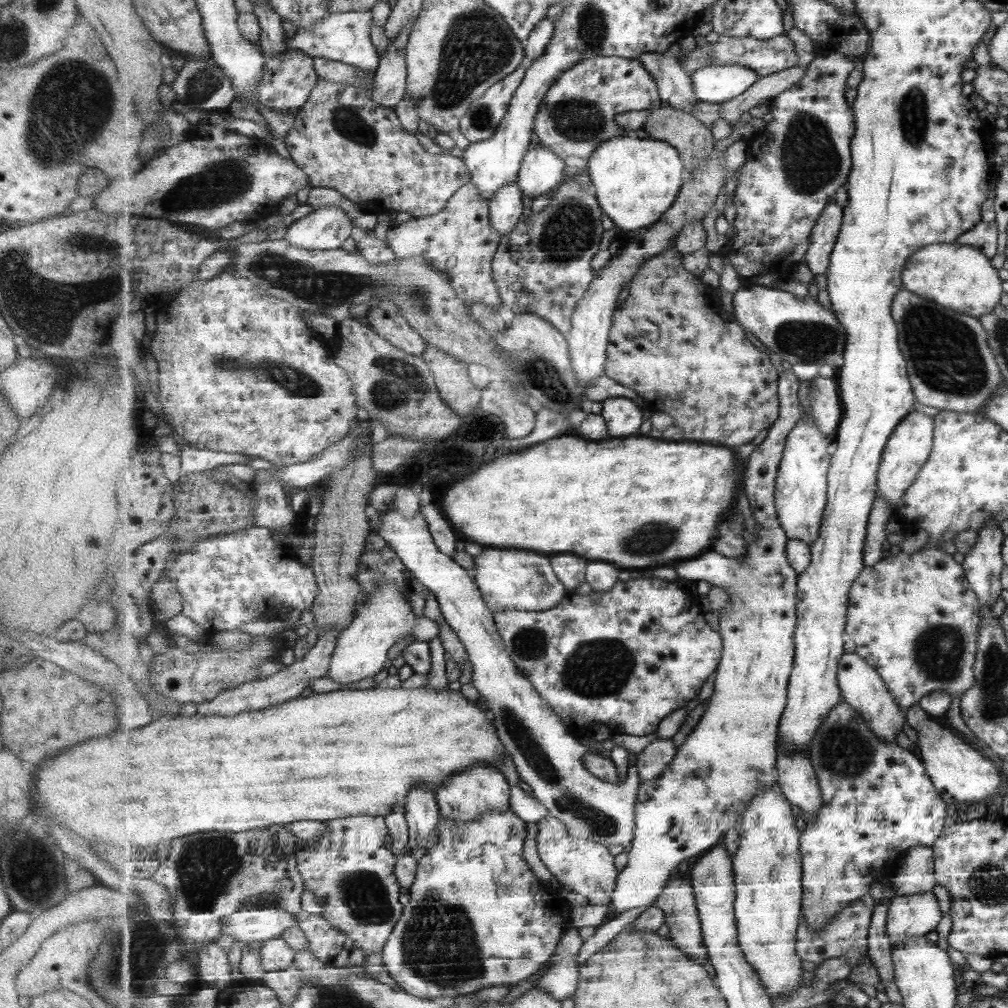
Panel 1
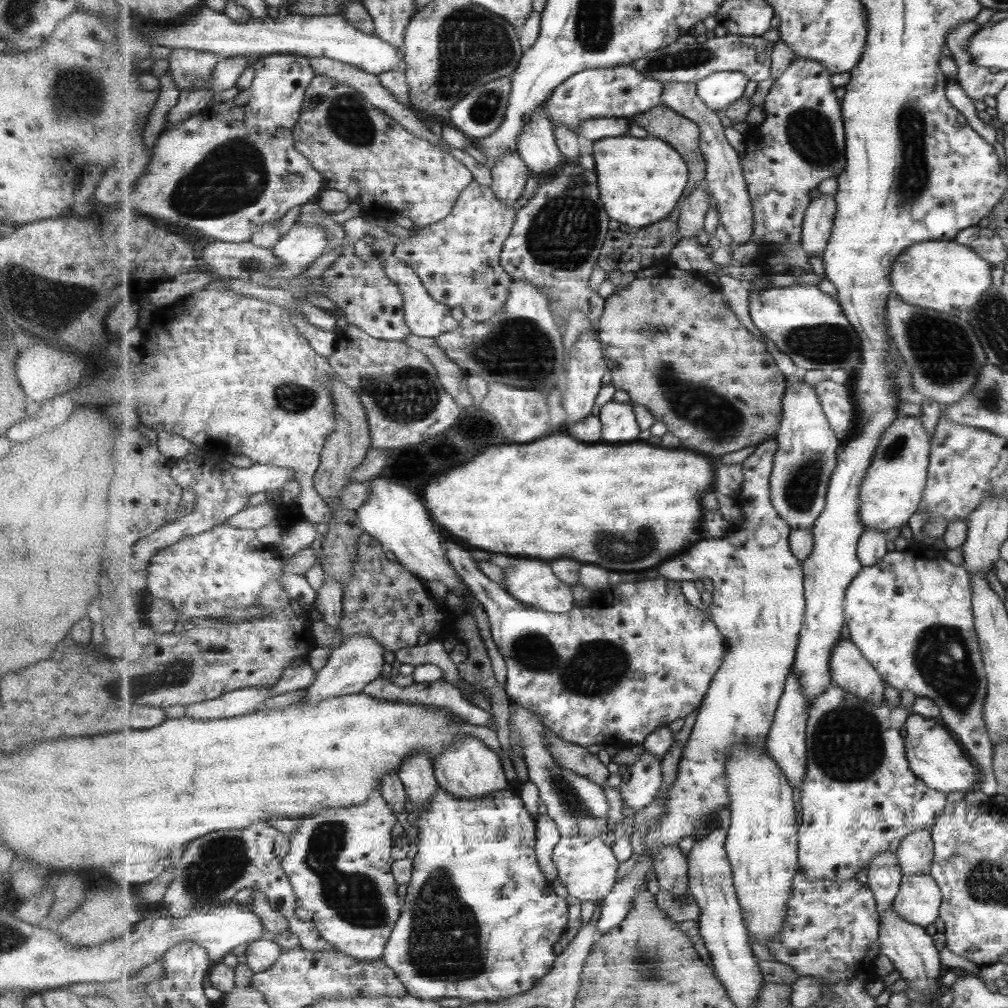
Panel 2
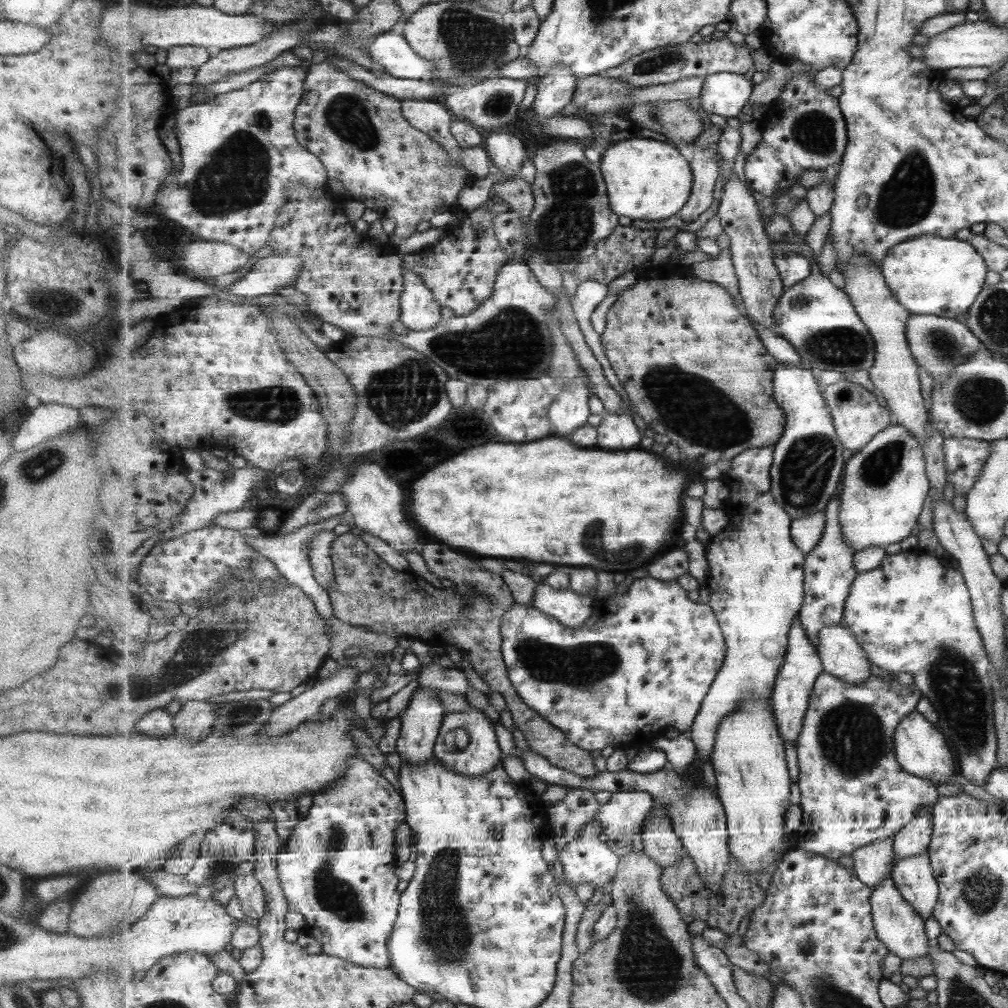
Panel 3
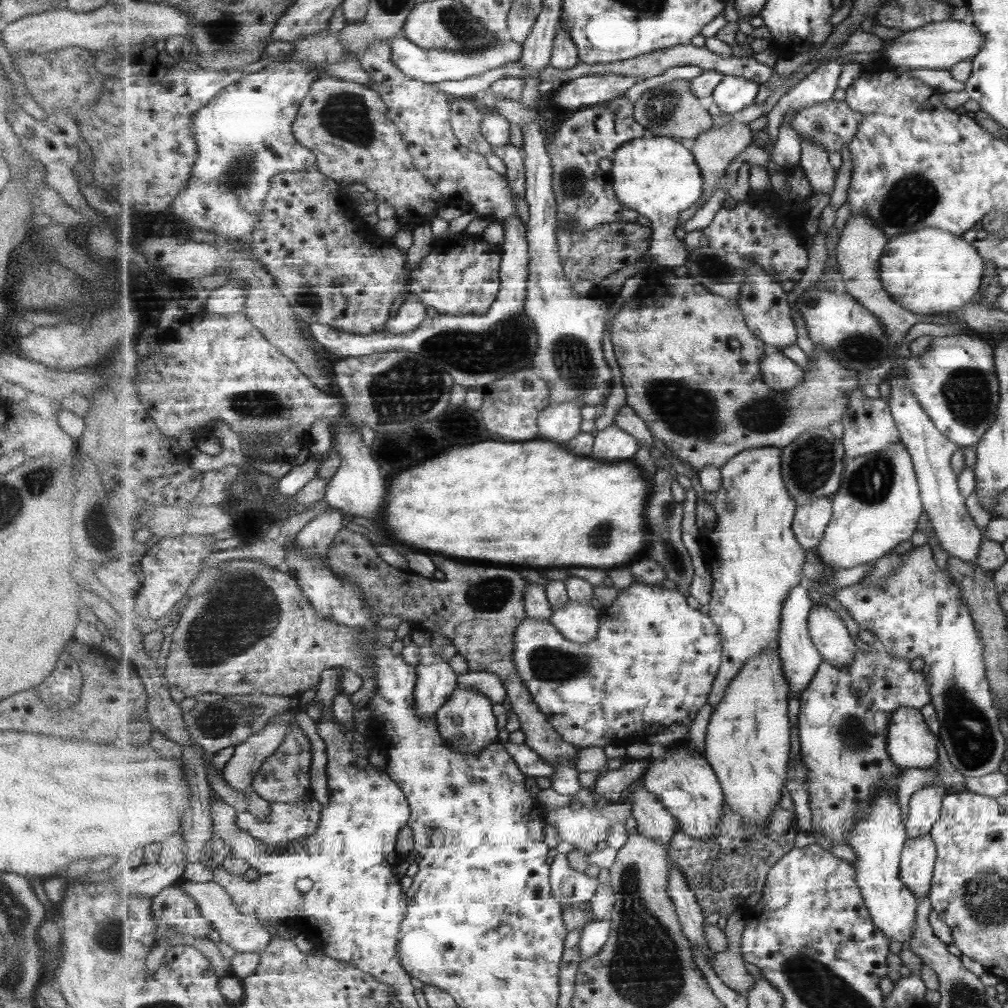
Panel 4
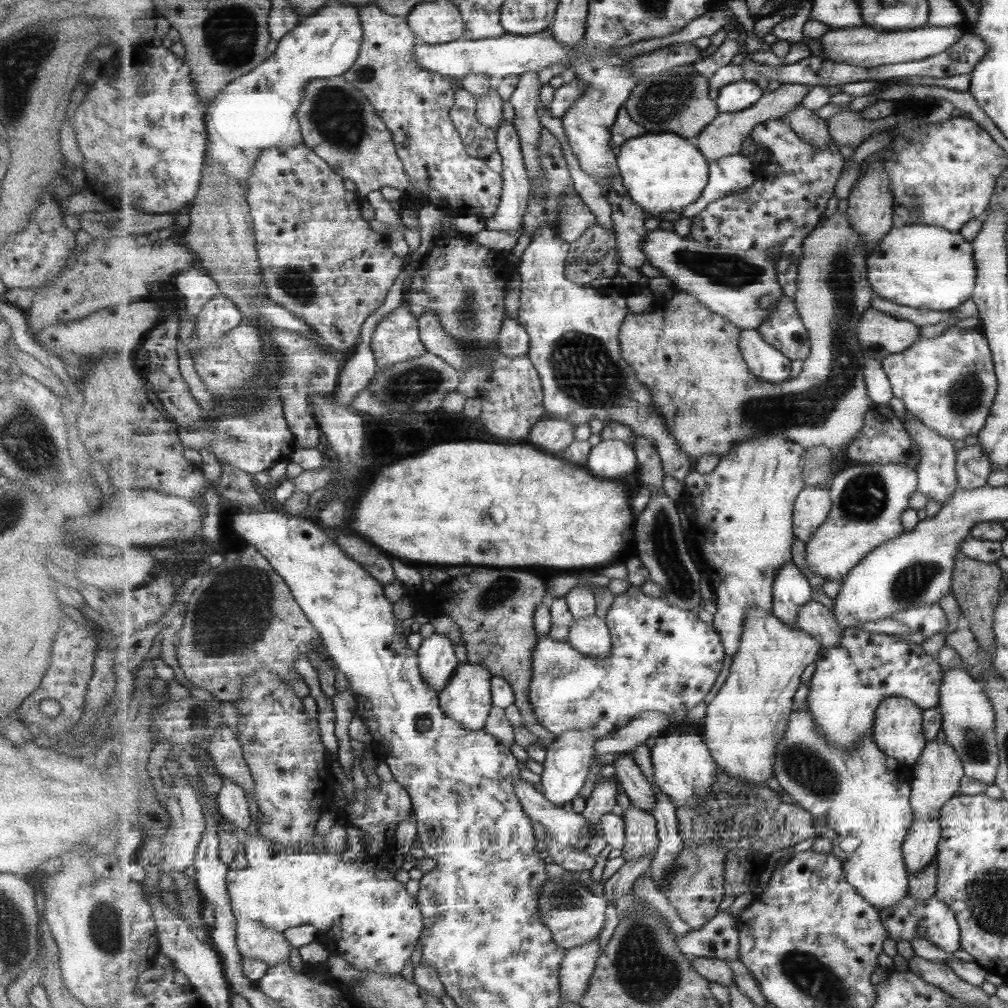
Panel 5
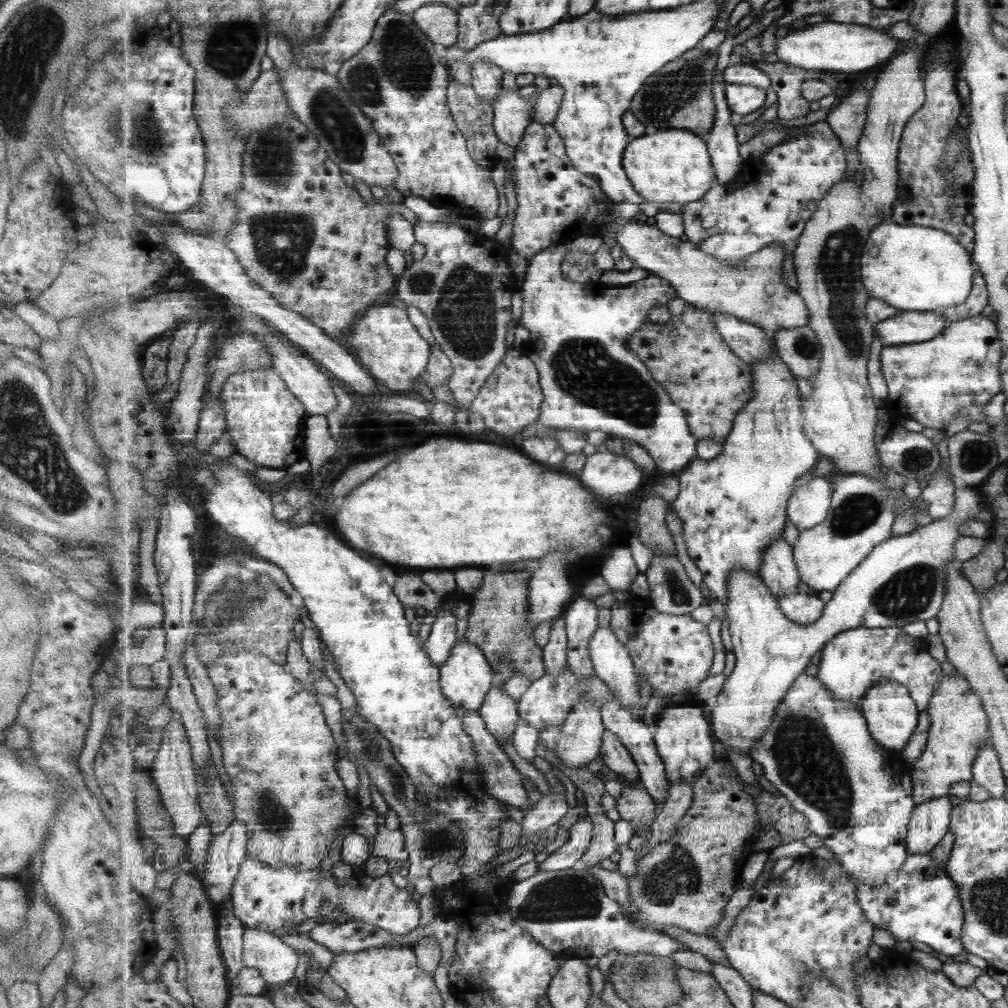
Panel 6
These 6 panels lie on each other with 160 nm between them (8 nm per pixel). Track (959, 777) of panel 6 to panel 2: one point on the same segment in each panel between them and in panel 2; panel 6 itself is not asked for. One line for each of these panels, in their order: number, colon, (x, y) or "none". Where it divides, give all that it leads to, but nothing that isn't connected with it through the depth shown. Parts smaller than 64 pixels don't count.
2: (915, 854)
3: (913, 840)
4: (925, 805)
5: (937, 774)

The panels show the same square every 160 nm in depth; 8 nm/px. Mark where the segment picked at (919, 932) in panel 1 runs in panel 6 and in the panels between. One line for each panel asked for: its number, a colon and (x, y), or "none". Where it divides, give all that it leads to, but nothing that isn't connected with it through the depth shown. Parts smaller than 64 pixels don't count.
2: (919, 900)
3: (913, 875)
4: (919, 855)
5: (920, 845)
6: (930, 822)

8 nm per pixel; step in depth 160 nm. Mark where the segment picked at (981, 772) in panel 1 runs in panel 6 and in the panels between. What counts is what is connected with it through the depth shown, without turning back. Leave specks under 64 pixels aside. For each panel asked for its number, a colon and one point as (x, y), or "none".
2: (933, 755)
3: (920, 746)
4: (911, 743)
5: (899, 731)
6: (893, 715)

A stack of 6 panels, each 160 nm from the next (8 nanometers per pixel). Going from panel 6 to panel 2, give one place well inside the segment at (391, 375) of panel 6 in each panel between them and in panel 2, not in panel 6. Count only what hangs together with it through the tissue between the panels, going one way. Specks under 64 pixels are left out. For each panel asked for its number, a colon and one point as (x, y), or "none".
2: (428, 318)
3: (420, 310)
4: (411, 312)
5: (397, 339)

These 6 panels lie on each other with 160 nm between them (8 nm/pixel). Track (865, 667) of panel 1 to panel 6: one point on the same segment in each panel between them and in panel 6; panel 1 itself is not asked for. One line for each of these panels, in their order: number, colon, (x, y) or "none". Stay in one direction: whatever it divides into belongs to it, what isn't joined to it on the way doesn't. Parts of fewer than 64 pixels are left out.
2: (851, 670)
3: (842, 655)
4: (829, 633)
5: (817, 620)
6: (801, 608)

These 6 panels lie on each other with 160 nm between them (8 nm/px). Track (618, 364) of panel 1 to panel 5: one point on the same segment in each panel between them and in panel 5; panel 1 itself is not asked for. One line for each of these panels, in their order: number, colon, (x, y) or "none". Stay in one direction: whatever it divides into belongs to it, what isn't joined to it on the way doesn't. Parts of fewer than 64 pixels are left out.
2: (672, 345)
3: (694, 368)
4: (691, 366)
5: (690, 358)

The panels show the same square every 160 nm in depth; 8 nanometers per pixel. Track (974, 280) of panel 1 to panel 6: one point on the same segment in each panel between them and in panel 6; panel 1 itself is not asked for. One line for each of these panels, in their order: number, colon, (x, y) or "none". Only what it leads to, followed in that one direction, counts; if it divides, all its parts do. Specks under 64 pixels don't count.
2: (948, 277)
3: (932, 276)
4: (930, 271)
5: (925, 267)
6: (918, 269)

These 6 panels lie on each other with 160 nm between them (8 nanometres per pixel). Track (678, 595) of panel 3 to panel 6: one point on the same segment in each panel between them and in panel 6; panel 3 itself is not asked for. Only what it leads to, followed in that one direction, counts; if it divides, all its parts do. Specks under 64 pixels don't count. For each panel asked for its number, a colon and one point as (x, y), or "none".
4: (654, 661)
5: (664, 659)
6: (673, 653)

